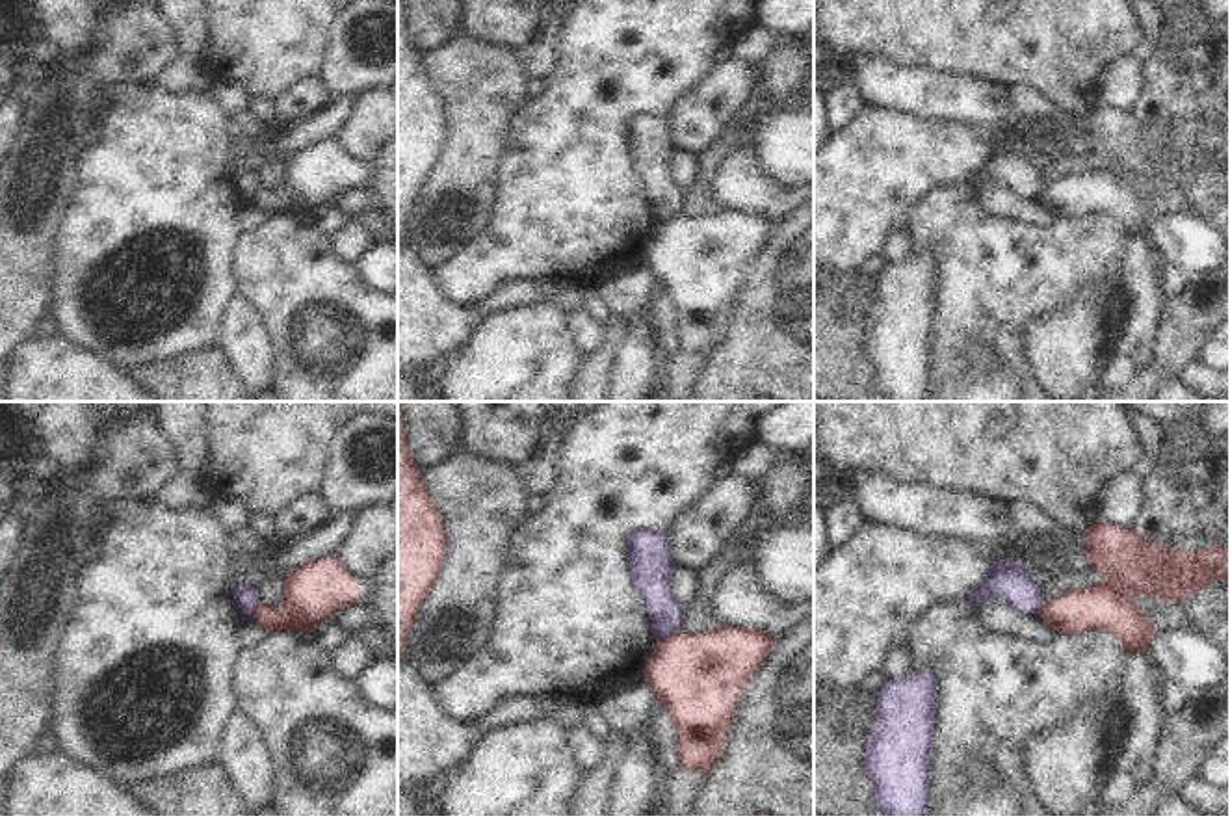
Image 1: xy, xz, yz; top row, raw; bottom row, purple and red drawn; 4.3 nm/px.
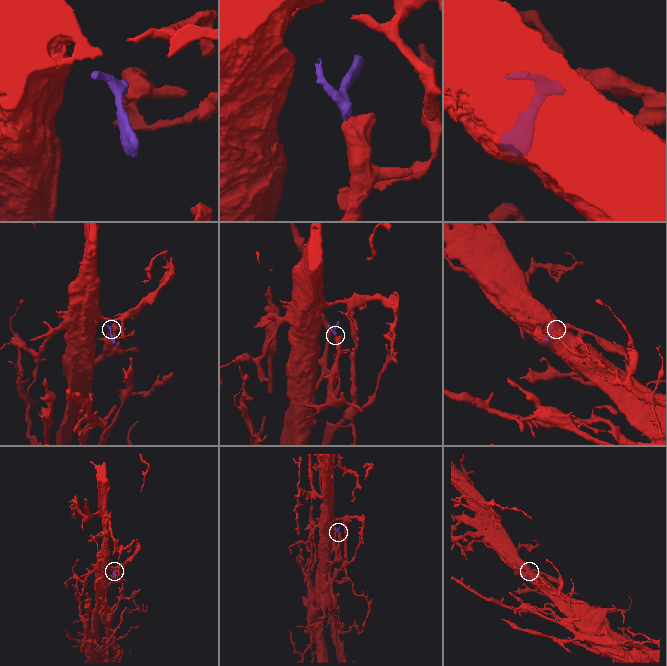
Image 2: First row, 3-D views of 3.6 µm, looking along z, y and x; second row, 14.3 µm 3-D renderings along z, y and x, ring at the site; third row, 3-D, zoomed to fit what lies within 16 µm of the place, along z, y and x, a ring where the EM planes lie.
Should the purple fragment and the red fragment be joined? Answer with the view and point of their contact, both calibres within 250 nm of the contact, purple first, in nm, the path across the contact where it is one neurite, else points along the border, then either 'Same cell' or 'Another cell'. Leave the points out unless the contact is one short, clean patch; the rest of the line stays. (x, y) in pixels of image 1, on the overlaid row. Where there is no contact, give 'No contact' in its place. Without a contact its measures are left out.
Touches purple at xz (667, 636). Thickness 140 nm (purple) against 400 nm. Boundary: xz (677, 627), (658, 640). Another cell.

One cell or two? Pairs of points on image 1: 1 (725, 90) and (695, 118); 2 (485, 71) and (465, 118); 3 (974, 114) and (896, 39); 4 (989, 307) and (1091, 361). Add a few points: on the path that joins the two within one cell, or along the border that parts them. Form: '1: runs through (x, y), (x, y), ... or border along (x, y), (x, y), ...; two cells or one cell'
1: runs through (718, 93), (703, 110); one cell
2: runs through (484, 82), (476, 106); one cell
3: border along (883, 56), (898, 64), (965, 73), (968, 77); two cells
4: border along (1067, 305), (1037, 316), (1026, 328), (1022, 342); two cells

